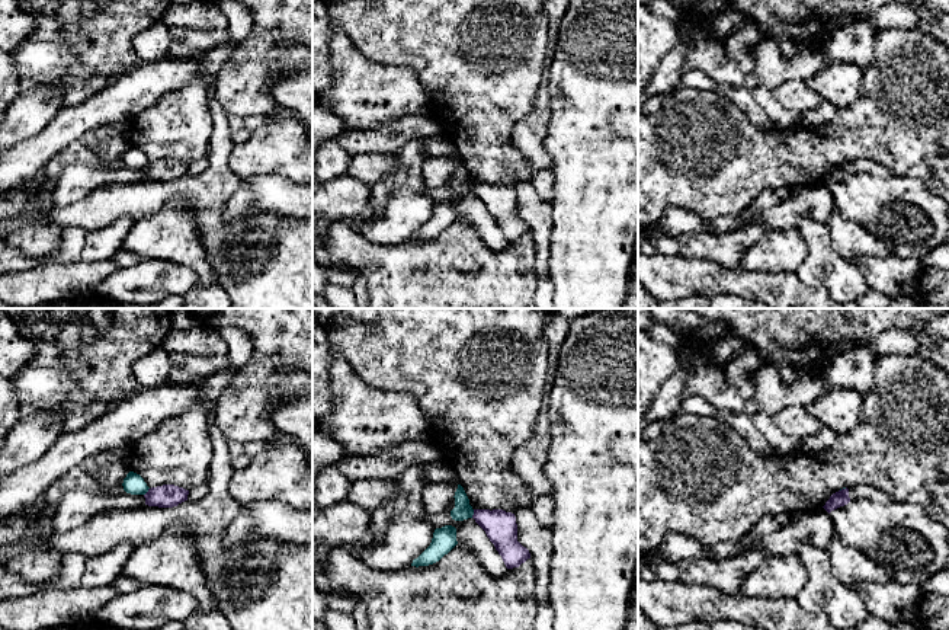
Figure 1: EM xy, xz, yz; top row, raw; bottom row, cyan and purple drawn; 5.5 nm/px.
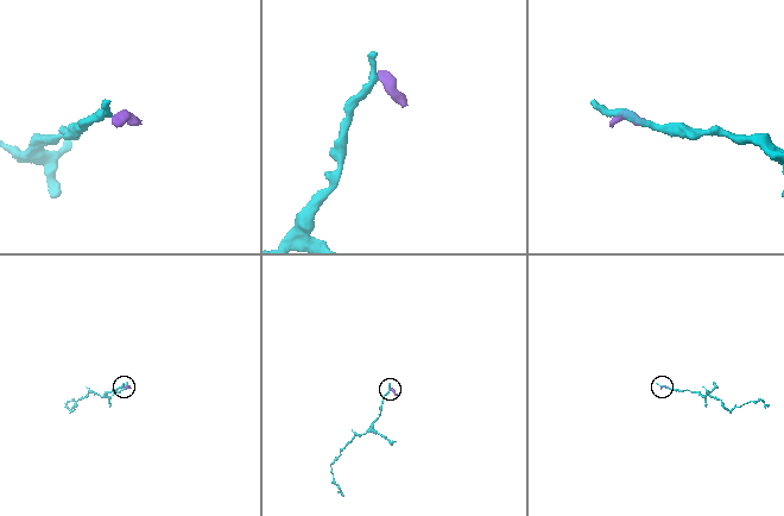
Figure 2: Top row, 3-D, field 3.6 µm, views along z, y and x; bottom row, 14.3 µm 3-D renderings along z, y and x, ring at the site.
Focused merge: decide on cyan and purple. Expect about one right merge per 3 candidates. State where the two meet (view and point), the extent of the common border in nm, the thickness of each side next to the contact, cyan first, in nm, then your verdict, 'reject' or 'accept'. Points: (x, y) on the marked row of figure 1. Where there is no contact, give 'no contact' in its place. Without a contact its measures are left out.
meets cyan in xz at (473, 514); contact 50 nm long; 100 nm thick on the cyan side, 180 nm on the other; reject

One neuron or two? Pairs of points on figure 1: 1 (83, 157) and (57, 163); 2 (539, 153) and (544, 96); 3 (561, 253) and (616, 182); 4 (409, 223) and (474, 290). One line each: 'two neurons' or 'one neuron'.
1: one neuron
2: one neuron
3: one neuron
4: two neurons

